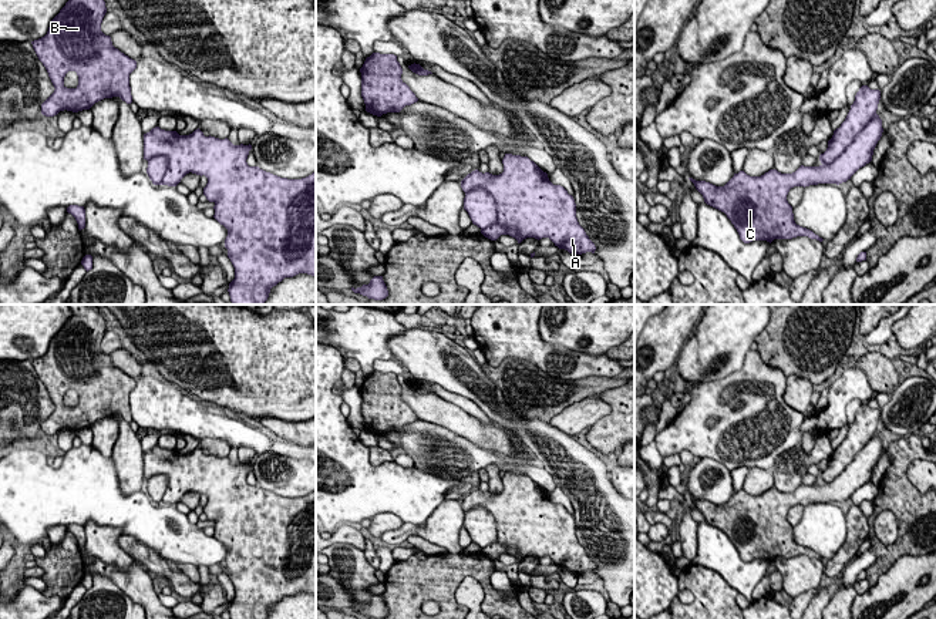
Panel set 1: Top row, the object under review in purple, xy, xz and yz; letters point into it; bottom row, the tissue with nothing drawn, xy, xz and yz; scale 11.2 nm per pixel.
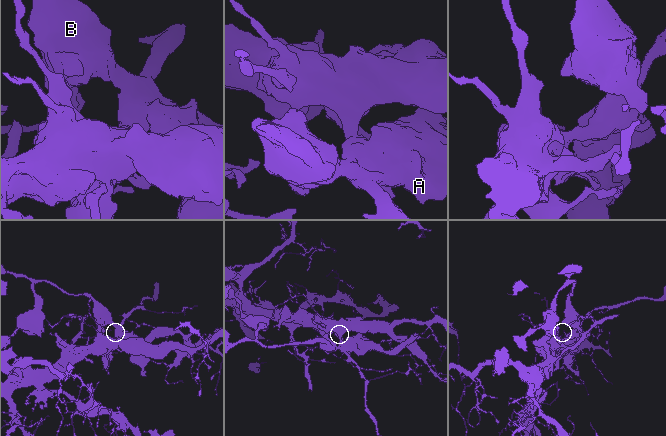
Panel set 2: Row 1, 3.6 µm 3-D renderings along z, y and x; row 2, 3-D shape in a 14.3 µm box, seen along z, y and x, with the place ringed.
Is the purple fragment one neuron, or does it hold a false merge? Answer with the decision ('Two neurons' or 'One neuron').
One neuron

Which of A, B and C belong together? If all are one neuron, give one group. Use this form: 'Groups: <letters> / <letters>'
Groups: A B C

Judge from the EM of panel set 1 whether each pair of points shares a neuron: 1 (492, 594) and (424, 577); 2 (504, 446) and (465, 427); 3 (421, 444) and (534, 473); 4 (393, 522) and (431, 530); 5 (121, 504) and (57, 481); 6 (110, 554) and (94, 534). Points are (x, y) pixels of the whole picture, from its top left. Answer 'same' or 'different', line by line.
1: same
2: same
3: same
4: different
5: same
6: same

